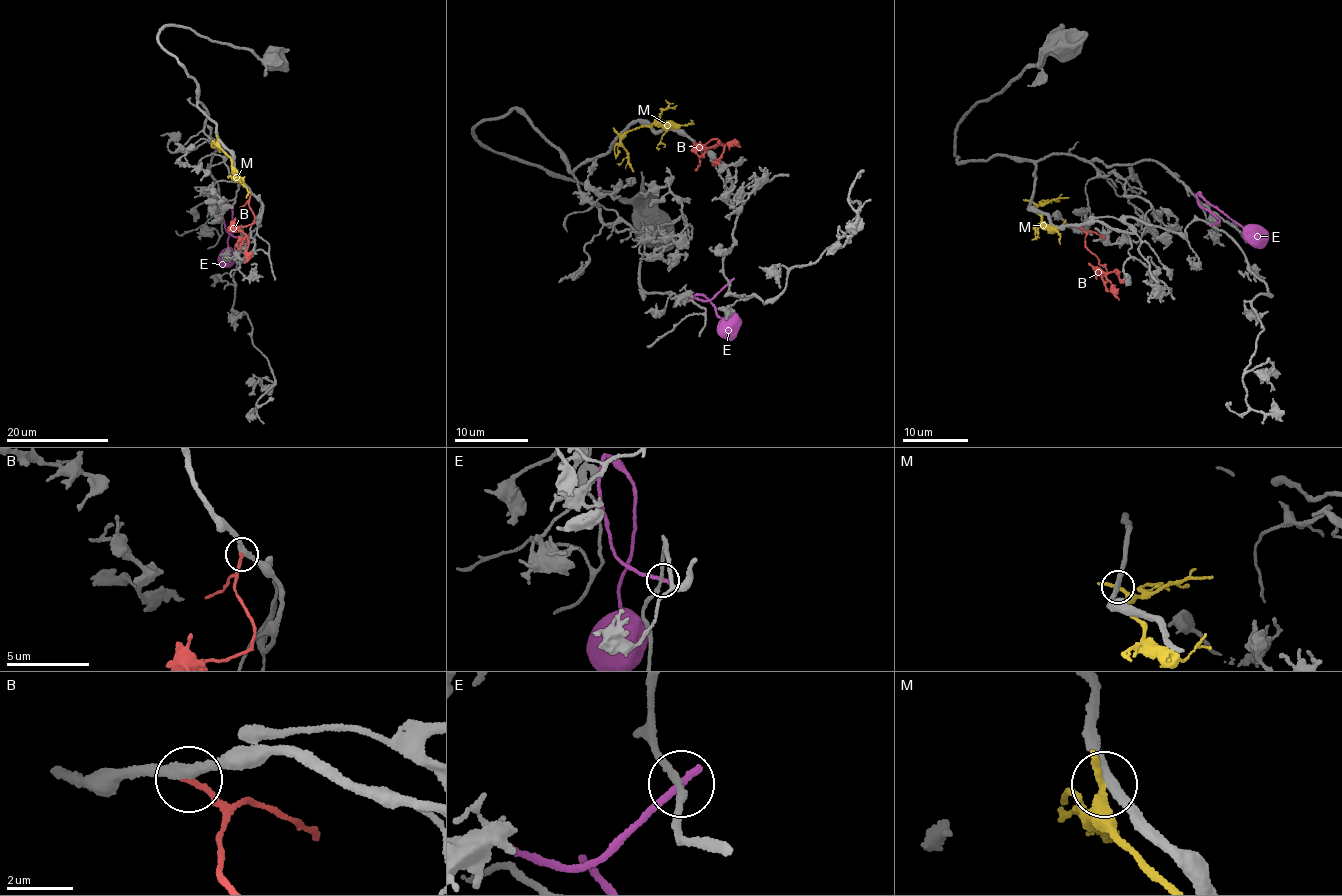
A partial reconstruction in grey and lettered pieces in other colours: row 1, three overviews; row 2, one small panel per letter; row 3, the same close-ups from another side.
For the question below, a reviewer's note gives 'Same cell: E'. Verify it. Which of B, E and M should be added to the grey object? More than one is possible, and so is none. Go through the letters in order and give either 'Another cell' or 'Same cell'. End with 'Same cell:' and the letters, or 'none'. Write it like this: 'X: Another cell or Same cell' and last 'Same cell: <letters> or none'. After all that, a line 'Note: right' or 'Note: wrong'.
B: Same cell
E: Another cell
M: Another cell
Same cell: B
Note: wrong

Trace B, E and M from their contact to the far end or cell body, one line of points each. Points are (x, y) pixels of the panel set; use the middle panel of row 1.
B: (698, 146), (700, 149), (710, 139), (717, 139), (718, 143), (705, 147), (731, 141), (735, 144)
E: (730, 281), (706, 300), (684, 297), (698, 294), (705, 298), (723, 325), (735, 331)
M: (618, 133), (659, 121), (687, 125), (692, 119)

